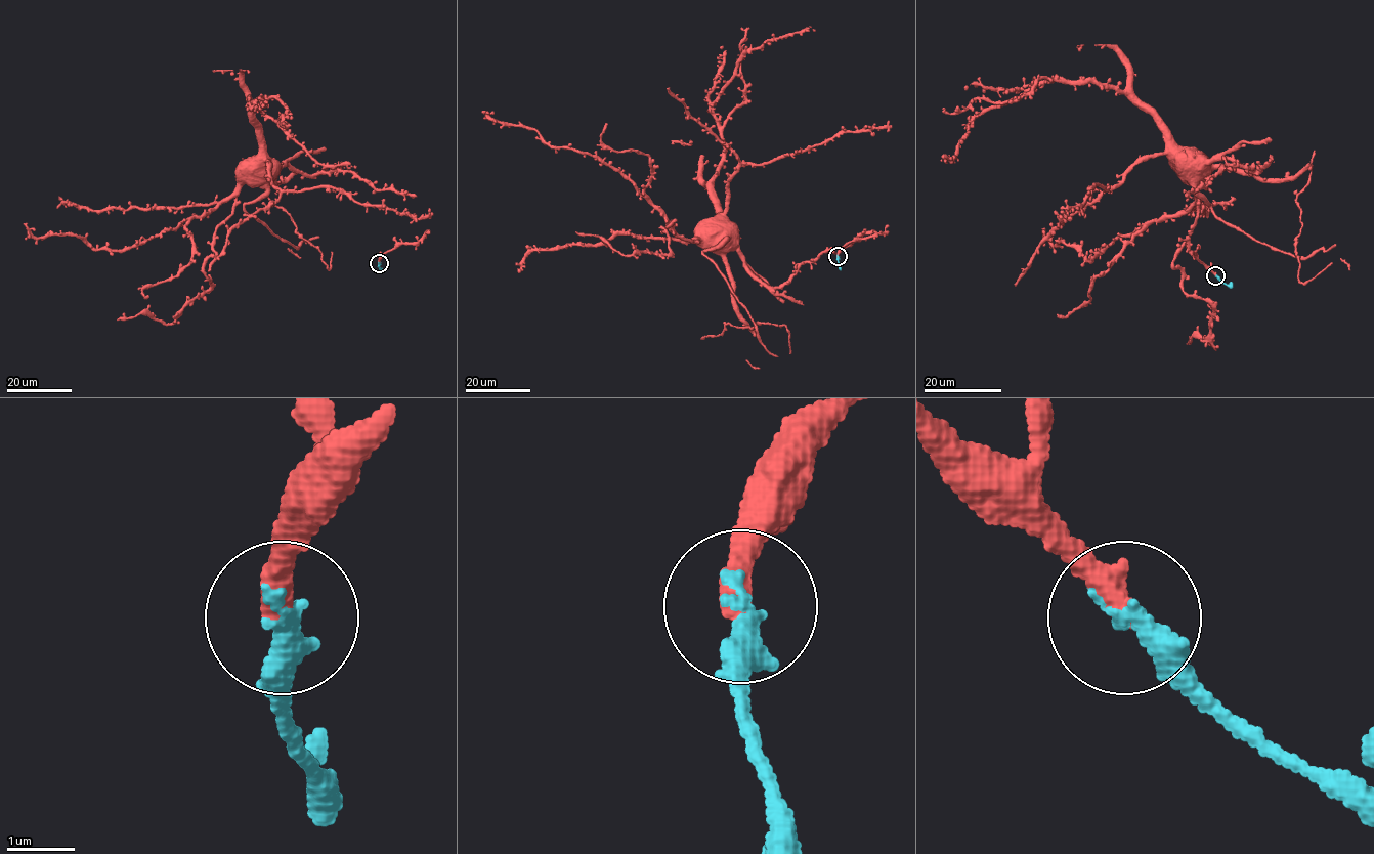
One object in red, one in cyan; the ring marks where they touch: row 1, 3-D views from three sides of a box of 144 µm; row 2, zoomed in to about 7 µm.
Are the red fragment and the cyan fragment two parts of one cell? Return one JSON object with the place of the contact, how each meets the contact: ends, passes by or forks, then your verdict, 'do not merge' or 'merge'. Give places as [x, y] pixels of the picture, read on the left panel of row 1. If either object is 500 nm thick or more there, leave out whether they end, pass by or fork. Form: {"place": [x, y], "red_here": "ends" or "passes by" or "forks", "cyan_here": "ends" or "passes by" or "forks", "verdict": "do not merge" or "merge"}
{"place": [379, 263], "red_here": "ends", "cyan_here": "ends", "verdict": "merge"}

